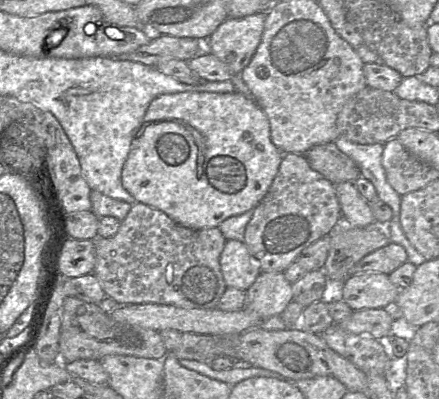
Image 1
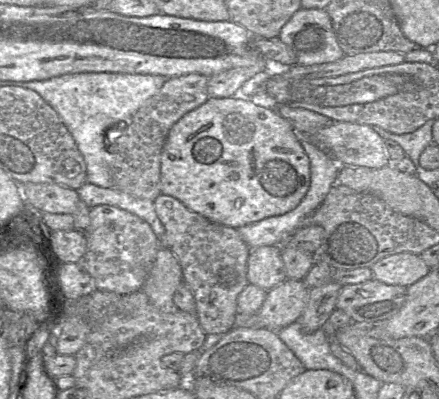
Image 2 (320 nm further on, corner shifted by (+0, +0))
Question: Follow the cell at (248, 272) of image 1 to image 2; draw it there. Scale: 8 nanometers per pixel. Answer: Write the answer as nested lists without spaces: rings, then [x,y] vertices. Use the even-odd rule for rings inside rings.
[[[160,193],[154,206],[165,229],[160,247],[170,250],[178,259],[183,283],[195,299],[200,327],[207,335],[225,334],[235,326],[238,296],[249,284],[247,265],[251,249],[237,229],[205,218],[172,196]]]

